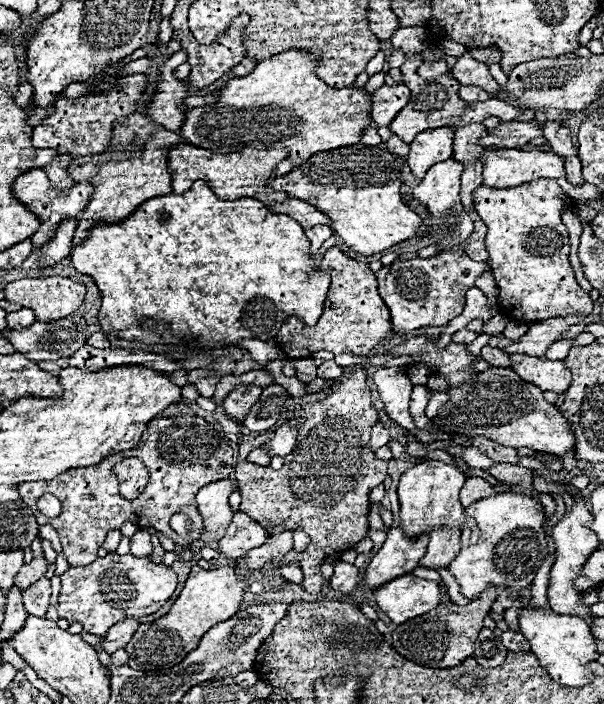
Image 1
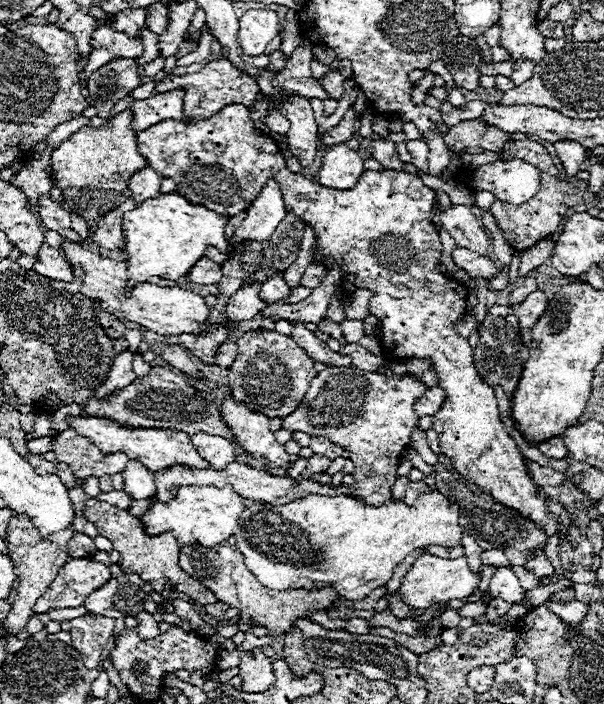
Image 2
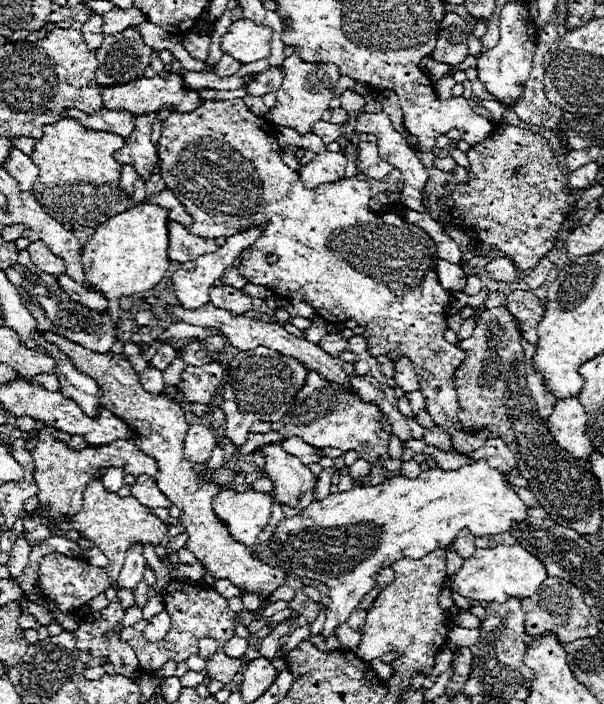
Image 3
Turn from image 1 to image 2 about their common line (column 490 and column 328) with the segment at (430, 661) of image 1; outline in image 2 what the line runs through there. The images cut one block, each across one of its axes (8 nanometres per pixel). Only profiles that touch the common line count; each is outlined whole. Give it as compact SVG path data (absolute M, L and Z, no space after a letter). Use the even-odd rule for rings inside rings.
M194 542L190 546L184 546L184 548L180 548L180 568L186 570L186 574L196 578L198 582L202 582L208 590L212 590L220 602L226 602L226 604L238 608L240 614L244 616L244 618L240 618L244 624L266 626L268 634L272 634L272 636L292 630L294 620L298 616L304 618L308 612L326 610L338 598L334 588L320 588L320 590L318 588L314 588L314 590L296 588L296 590L280 590L280 592L264 588L252 576L252 572L246 568L242 552L232 544L218 544L214 548L206 548L206 546Z

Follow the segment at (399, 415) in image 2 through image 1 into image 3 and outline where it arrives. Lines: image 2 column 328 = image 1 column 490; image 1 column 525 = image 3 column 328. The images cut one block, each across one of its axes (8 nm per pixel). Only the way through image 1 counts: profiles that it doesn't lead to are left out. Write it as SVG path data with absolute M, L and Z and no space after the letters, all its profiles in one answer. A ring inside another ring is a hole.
M312 370L308 374L306 384L298 392L292 410L280 422L272 424L272 430L282 432L286 438L300 436L306 444L314 448L338 448L342 452L358 452L358 456L370 464L370 474L362 476L362 486L378 486L392 478L392 472L382 468L382 464L390 460L388 440L392 436L392 426L384 422L382 410L372 402L364 402L354 390L348 390L342 384L322 380L318 370Z

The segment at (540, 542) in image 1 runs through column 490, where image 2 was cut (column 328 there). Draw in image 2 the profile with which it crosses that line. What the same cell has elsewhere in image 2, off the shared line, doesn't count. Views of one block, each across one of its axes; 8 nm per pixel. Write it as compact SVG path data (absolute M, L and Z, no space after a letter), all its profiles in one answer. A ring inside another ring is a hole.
M438 490L424 492L418 500L408 506L404 500L390 498L382 506L370 506L364 500L358 500L348 494L340 496L318 496L310 494L306 498L272 506L266 502L246 500L246 510L238 520L238 530L234 532L232 544L242 550L248 570L270 590L288 590L288 588L324 588L332 586L338 596L346 600L362 600L378 586L386 586L392 578L394 568L416 548L426 546L458 546L464 528L458 524L460 506L458 502L446 498Z

